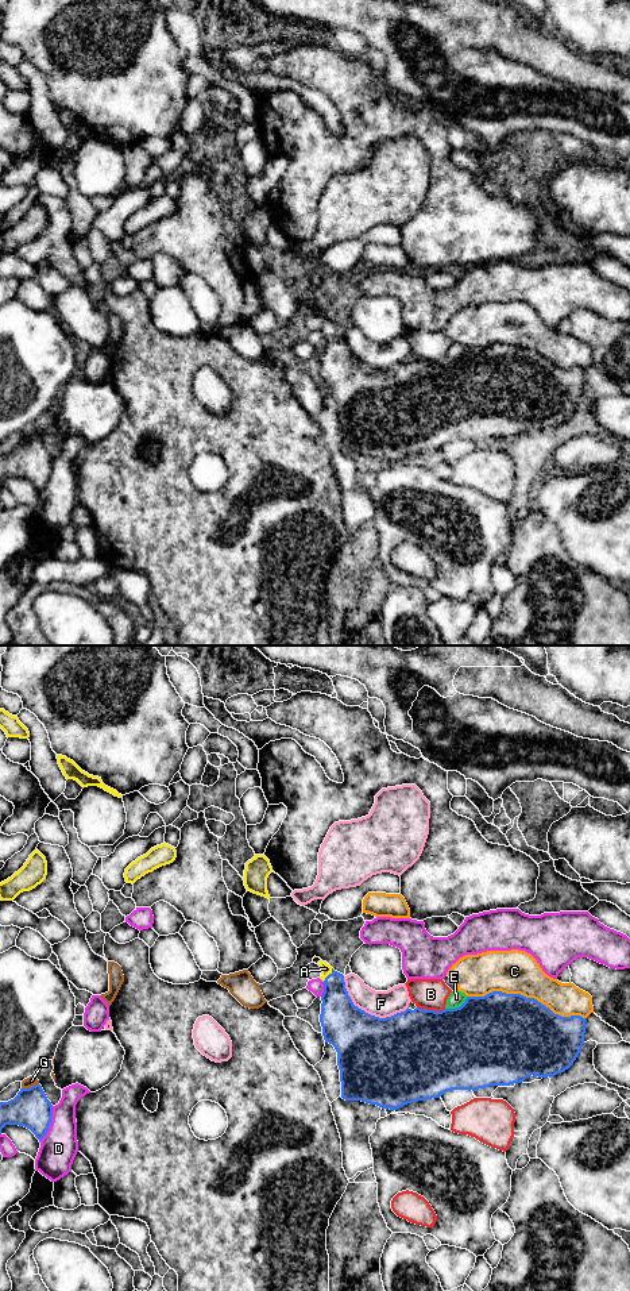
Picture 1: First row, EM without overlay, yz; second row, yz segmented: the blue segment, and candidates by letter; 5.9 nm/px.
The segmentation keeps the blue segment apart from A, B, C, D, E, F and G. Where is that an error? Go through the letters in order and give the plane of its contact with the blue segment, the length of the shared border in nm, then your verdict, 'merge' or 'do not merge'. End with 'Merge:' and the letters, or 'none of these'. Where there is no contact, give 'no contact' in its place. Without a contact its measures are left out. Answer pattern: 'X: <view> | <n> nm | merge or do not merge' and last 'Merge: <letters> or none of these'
A: yz | 110 nm | merge
B: yz | 170 nm | do not merge
C: yz | 700 nm | do not merge
D: yz | 240 nm | do not merge
E: yz | 150 nm | do not merge
F: yz | 440 nm | do not merge
G: yz | 110 nm | do not merge
Merge: A

